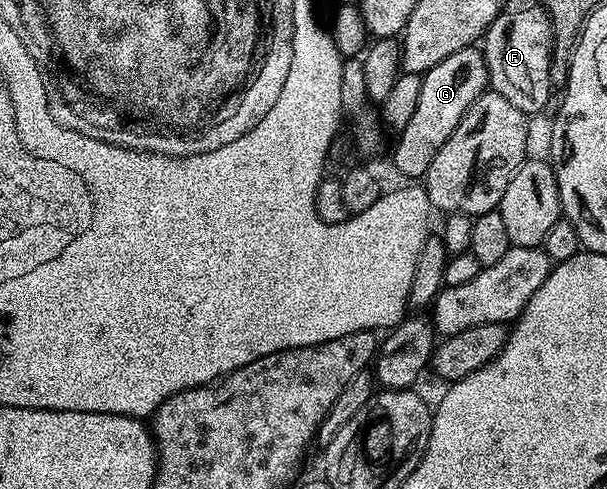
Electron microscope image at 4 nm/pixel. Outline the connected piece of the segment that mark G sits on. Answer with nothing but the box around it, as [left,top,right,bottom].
[392,45,489,180]

